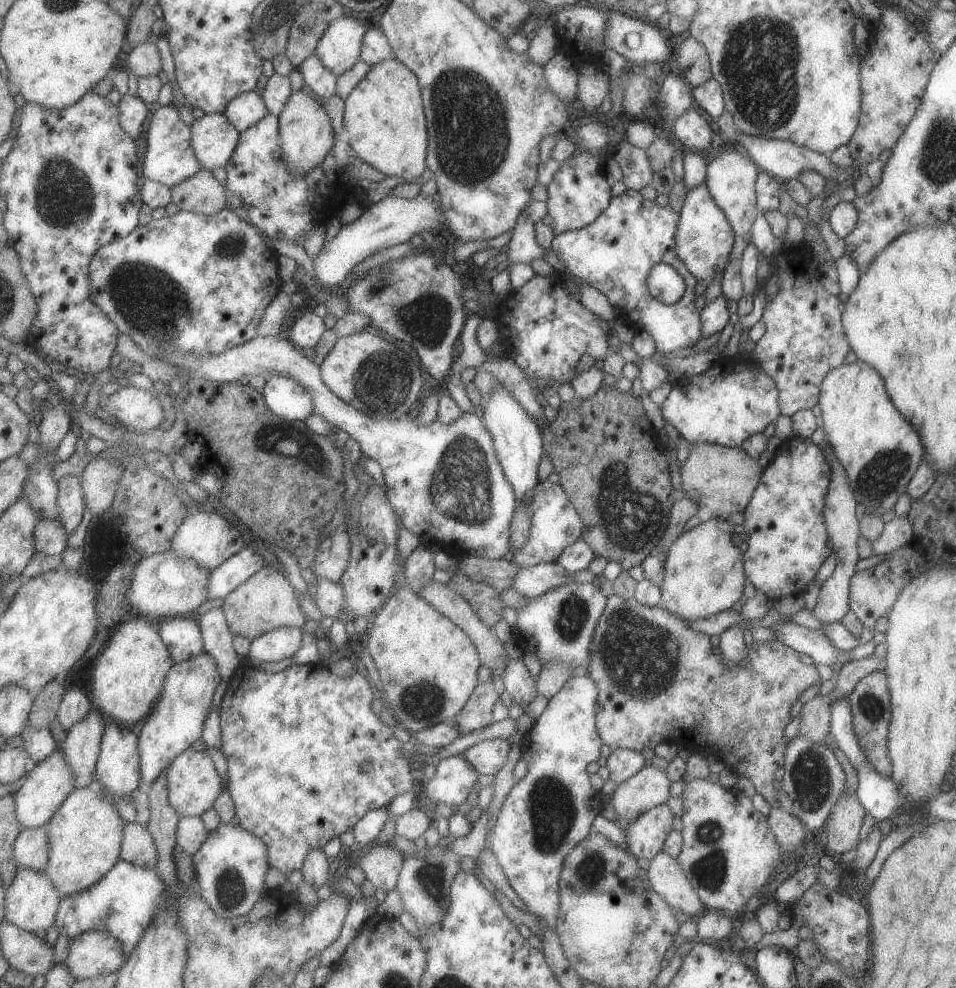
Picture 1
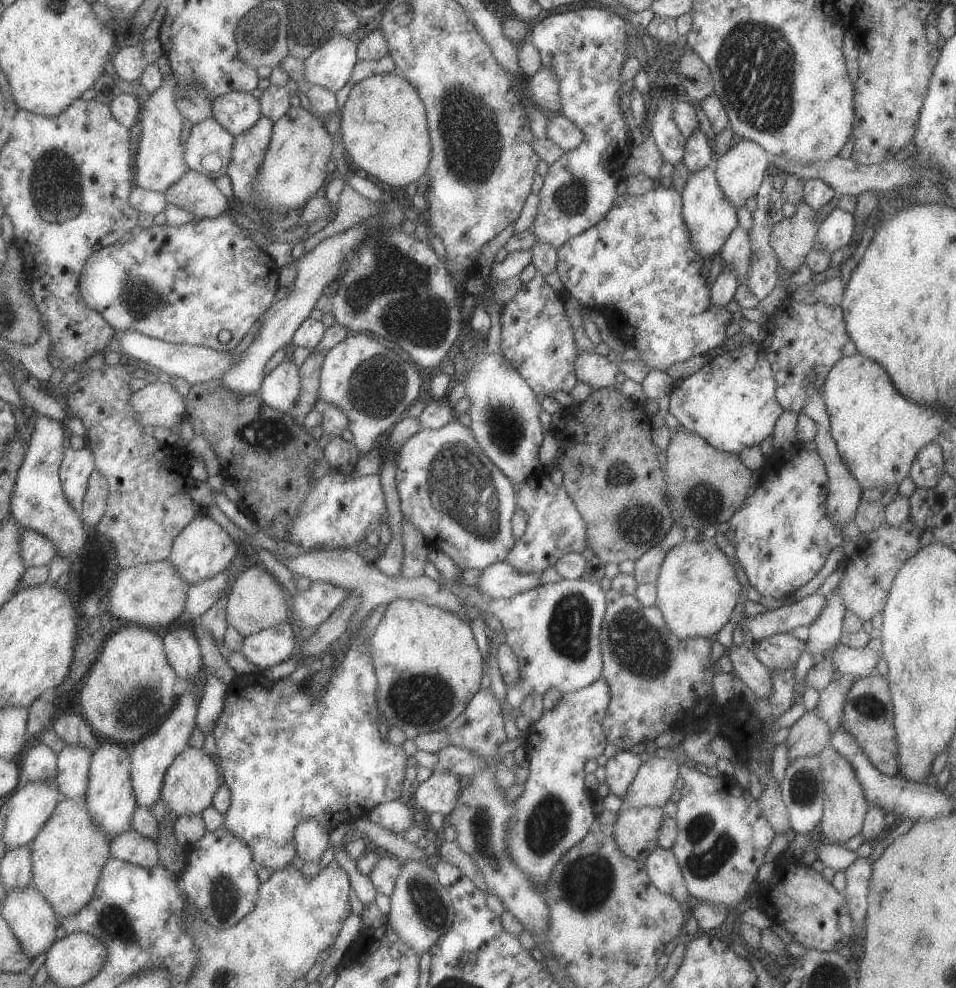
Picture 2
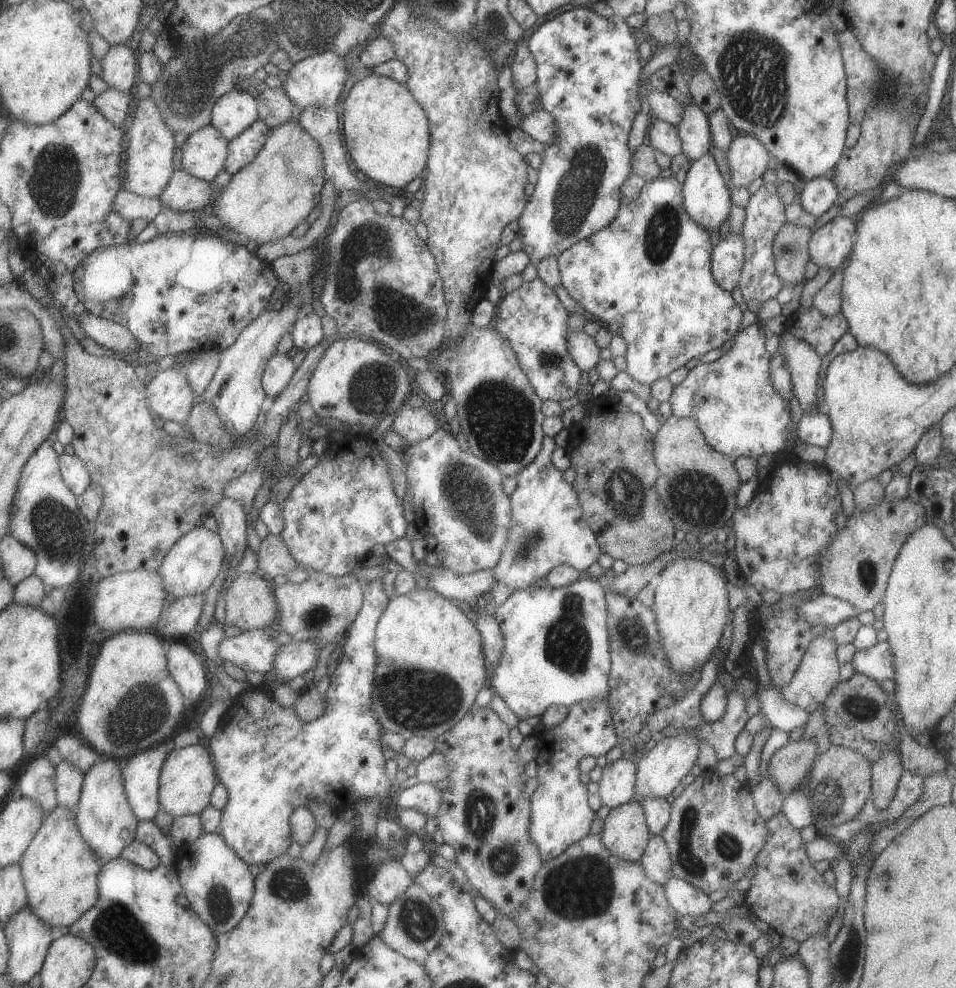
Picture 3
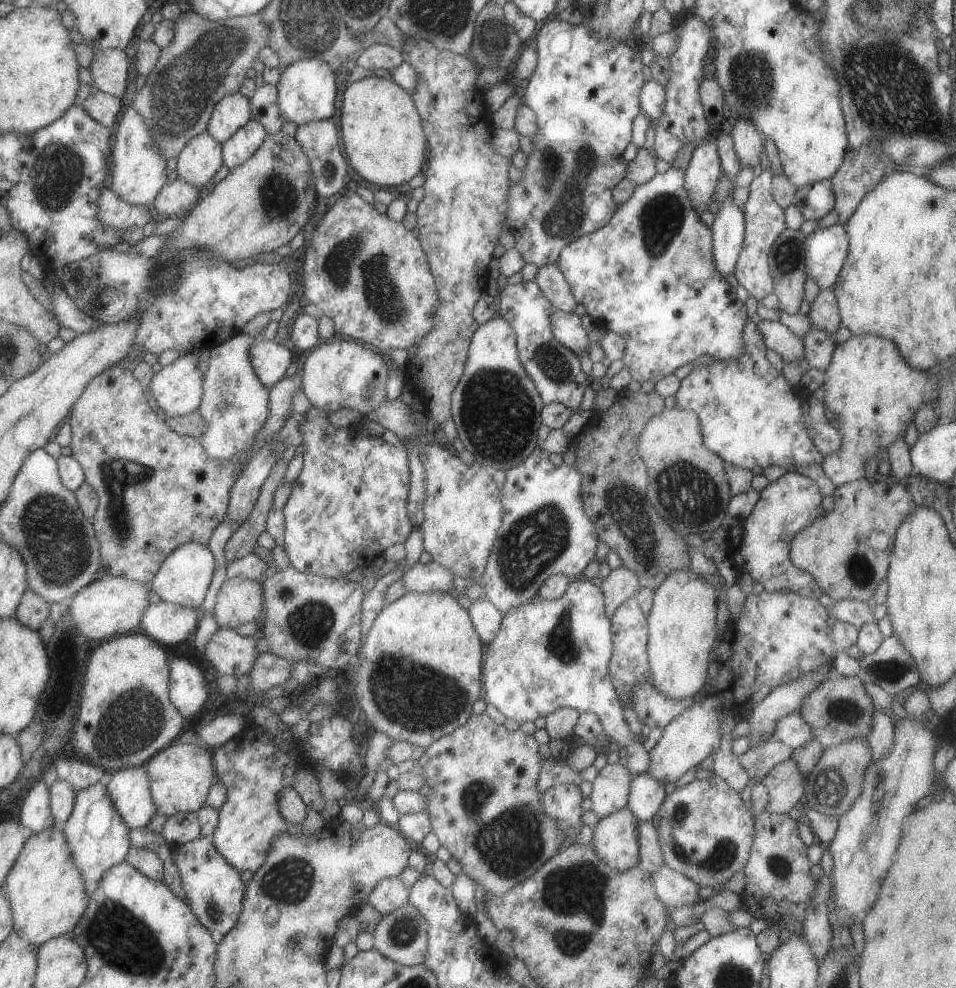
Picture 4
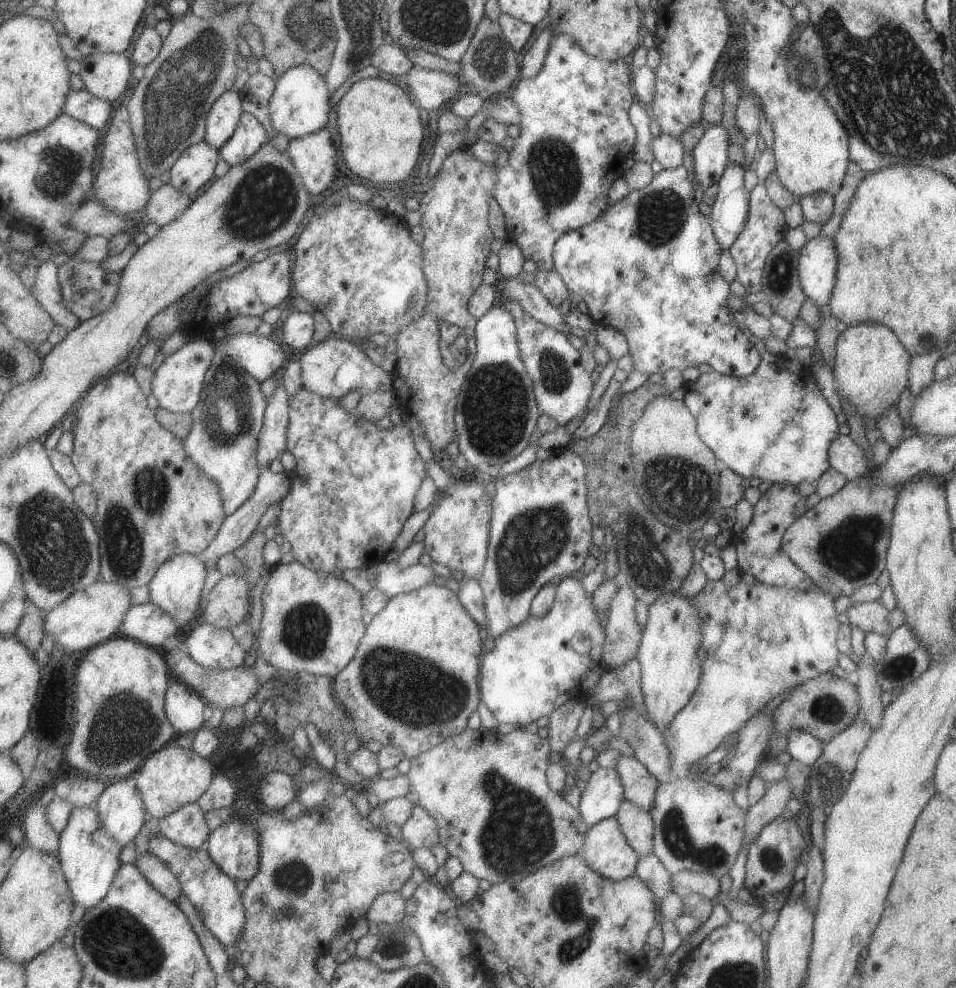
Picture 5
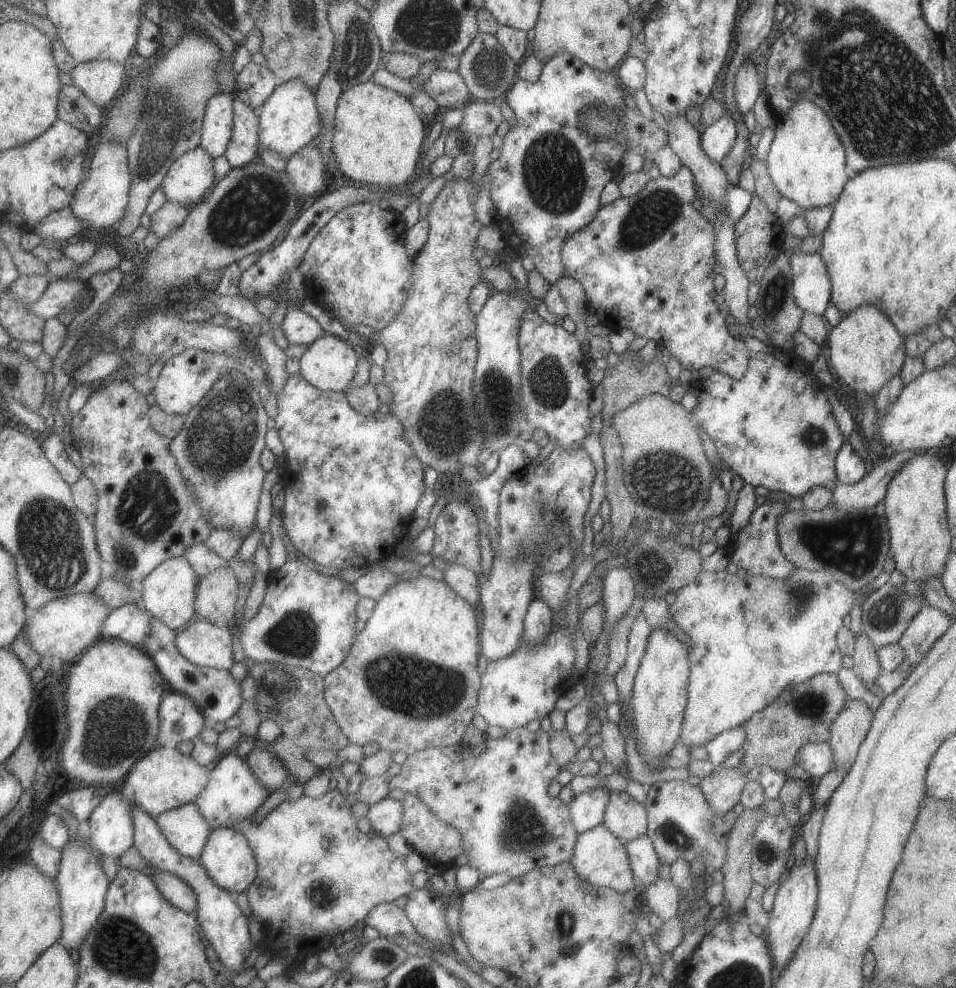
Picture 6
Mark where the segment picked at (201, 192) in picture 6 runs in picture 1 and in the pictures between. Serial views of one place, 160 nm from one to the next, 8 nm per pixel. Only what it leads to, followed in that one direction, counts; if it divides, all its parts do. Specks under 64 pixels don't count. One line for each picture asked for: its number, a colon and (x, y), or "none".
1: (214, 138)
2: (209, 148)
3: (205, 153)
4: (198, 163)
5: (198, 164)

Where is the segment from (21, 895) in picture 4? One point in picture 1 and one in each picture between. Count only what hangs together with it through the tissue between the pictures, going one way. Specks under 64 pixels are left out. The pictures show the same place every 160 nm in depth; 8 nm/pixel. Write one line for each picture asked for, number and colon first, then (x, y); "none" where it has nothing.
1: (86, 835)
2: (70, 853)
3: (62, 871)

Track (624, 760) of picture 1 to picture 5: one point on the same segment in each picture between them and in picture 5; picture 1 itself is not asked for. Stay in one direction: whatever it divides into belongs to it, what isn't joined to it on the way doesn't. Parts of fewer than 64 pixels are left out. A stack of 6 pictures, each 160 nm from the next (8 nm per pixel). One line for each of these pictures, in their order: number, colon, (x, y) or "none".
2: (620, 768)
3: (616, 784)
4: (610, 788)
5: (601, 795)

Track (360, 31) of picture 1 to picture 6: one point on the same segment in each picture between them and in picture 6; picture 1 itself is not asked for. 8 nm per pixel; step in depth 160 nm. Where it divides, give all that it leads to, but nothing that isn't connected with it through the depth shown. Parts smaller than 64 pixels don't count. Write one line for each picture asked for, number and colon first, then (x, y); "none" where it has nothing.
2: (332, 66)
3: (318, 81)
4: (308, 90)
5: (301, 104)
6: (290, 119)

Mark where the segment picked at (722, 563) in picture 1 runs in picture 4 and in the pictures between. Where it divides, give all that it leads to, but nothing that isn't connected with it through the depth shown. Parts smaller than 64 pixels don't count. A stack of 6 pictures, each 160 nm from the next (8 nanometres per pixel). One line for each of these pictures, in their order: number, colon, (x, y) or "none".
2: (696, 588)
3: (690, 596)
4: (681, 622)

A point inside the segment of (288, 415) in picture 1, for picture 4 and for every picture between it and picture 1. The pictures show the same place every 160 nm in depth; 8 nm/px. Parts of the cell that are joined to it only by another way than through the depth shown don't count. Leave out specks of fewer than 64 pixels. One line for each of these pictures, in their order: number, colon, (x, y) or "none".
2: (282, 387)
3: (281, 369)
4: (272, 360)

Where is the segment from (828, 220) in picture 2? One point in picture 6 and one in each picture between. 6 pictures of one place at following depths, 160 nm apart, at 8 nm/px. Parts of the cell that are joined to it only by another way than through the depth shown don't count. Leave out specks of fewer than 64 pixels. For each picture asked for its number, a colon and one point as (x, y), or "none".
3: (829, 245)
4: (825, 250)
5: (817, 261)
6: (810, 282)

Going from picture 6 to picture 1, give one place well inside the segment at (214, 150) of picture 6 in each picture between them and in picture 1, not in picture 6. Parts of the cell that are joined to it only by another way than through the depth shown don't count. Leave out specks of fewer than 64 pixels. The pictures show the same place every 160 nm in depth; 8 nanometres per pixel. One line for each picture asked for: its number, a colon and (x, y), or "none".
1: (248, 109)
2: (238, 111)
3: (234, 112)
4: (234, 112)
5: (225, 116)

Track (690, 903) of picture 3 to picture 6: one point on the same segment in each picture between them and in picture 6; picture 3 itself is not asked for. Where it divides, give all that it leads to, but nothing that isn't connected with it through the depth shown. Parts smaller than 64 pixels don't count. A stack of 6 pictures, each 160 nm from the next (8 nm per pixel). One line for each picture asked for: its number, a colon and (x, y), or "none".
4: (674, 890)
5: (649, 869)
6: (644, 863)

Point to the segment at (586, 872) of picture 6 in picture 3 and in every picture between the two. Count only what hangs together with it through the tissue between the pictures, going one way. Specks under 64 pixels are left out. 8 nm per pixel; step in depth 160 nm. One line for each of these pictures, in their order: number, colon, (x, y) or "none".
3: (625, 833)
4: (615, 838)
5: (606, 851)

